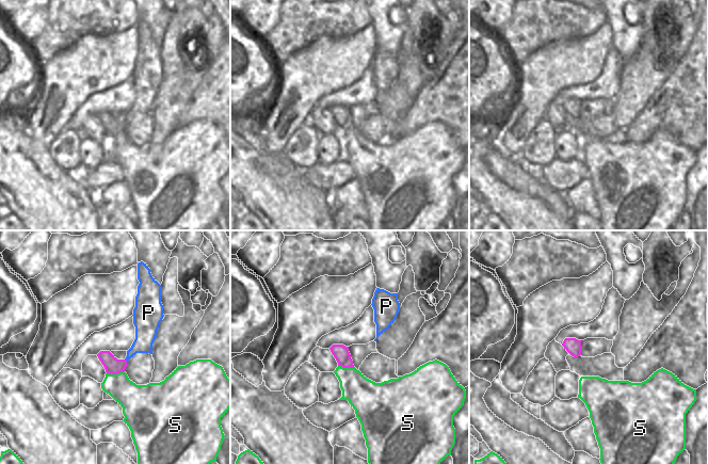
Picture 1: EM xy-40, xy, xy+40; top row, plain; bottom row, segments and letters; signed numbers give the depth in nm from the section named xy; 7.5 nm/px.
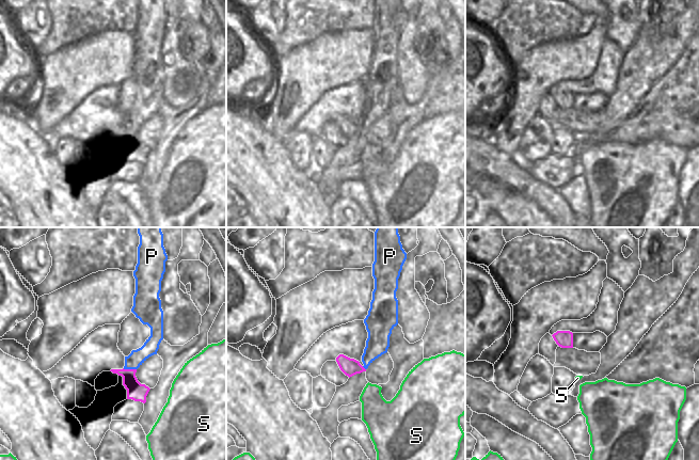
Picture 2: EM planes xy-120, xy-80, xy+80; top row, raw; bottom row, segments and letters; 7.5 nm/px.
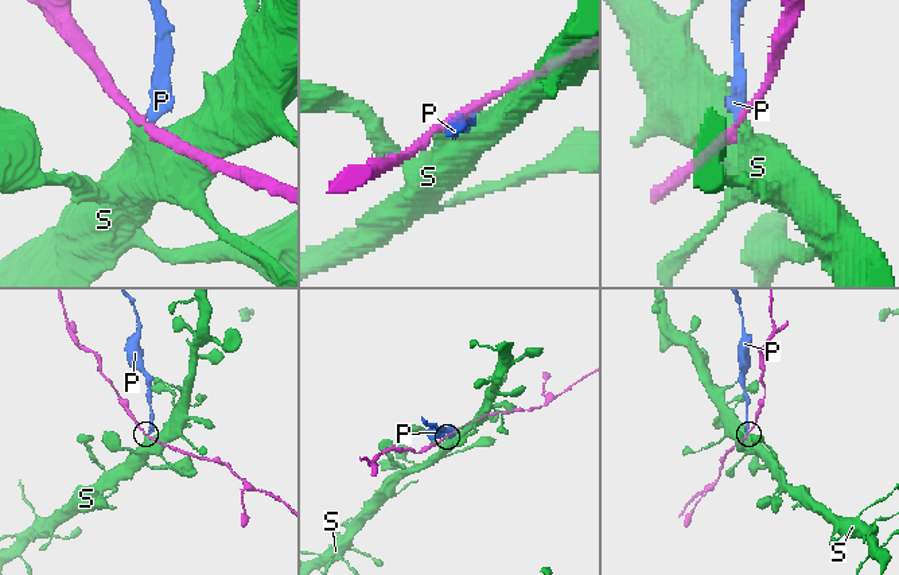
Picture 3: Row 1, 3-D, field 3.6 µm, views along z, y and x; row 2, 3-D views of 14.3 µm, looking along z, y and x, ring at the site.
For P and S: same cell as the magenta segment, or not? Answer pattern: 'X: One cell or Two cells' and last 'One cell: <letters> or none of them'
P: Two cells
S: Two cells
One cell: none of them.

